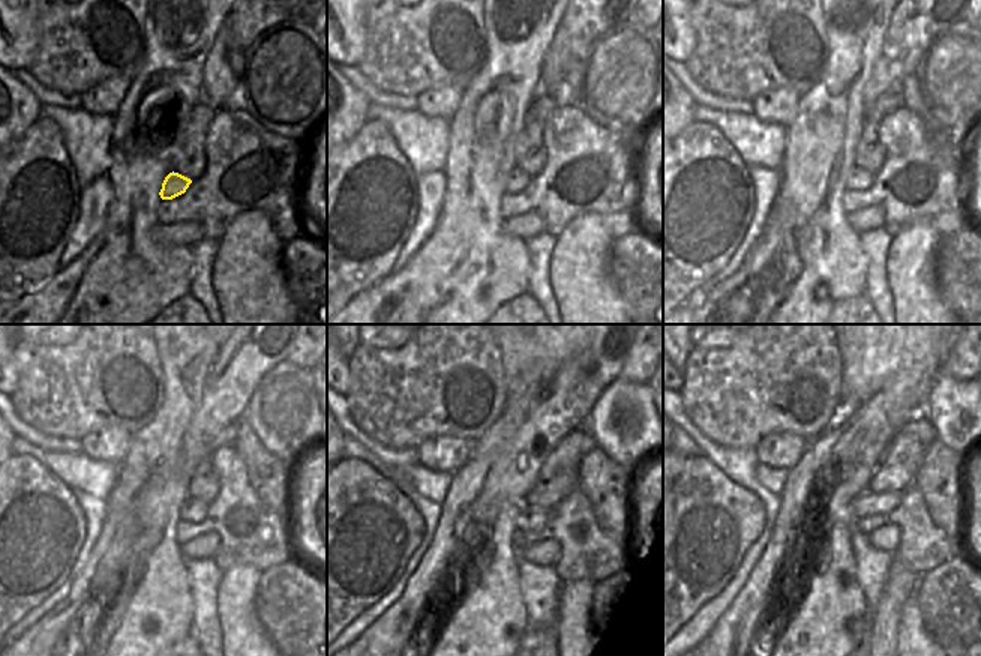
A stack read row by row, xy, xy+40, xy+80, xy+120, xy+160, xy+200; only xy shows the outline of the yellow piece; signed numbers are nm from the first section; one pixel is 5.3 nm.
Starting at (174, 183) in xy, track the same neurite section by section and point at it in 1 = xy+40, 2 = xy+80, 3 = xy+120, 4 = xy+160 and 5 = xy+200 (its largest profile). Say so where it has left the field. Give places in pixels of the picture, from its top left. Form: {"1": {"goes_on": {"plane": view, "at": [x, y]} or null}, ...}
{"1": {"goes_on": {"plane": "xy+40", "at": [518, 180]}}, "2": {"goes_on": {"plane": "xy+80", "at": [858, 179]}}, "3": {"goes_on": {"plane": "xy+120", "at": [192, 511]}}, "4": {"goes_on": {"plane": "xy+160", "at": [525, 508]}}, "5": {"goes_on": {"plane": "xy+200", "at": [869, 503]}}}

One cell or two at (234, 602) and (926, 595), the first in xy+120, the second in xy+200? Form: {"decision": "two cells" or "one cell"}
{"decision": "two cells"}

